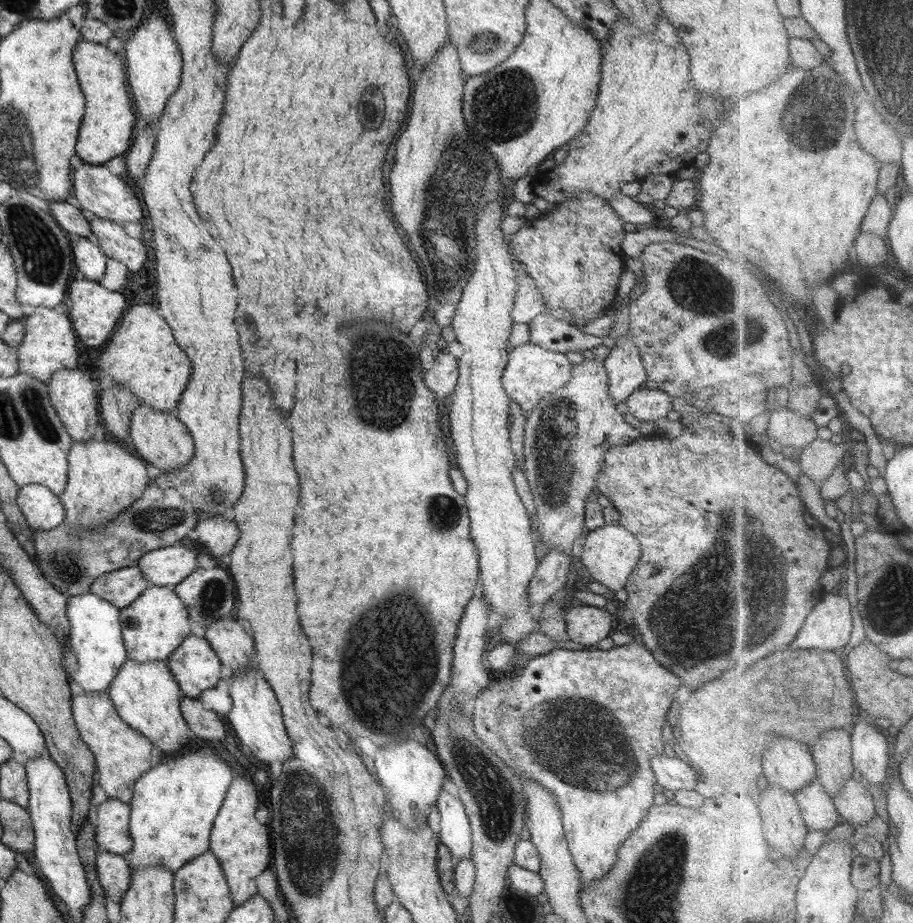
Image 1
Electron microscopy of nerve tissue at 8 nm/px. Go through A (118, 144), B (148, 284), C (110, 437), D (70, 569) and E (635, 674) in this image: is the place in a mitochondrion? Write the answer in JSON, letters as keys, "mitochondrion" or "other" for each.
{"A":"other","B":"other","C":"other","D":"mitochondrion","E":"other"}

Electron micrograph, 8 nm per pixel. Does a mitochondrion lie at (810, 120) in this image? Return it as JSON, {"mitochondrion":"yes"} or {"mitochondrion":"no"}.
{"mitochondrion":"yes"}

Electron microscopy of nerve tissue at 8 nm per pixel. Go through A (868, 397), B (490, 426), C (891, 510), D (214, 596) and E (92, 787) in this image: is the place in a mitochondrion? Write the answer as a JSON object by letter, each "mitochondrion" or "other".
{"A":"other","B":"other","C":"other","D":"mitochondrion","E":"other"}

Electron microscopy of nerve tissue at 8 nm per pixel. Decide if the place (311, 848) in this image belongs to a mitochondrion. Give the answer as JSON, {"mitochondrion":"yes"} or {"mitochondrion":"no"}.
{"mitochondrion":"yes"}

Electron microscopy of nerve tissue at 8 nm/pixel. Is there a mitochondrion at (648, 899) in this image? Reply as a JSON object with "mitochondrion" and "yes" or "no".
{"mitochondrion":"yes"}

